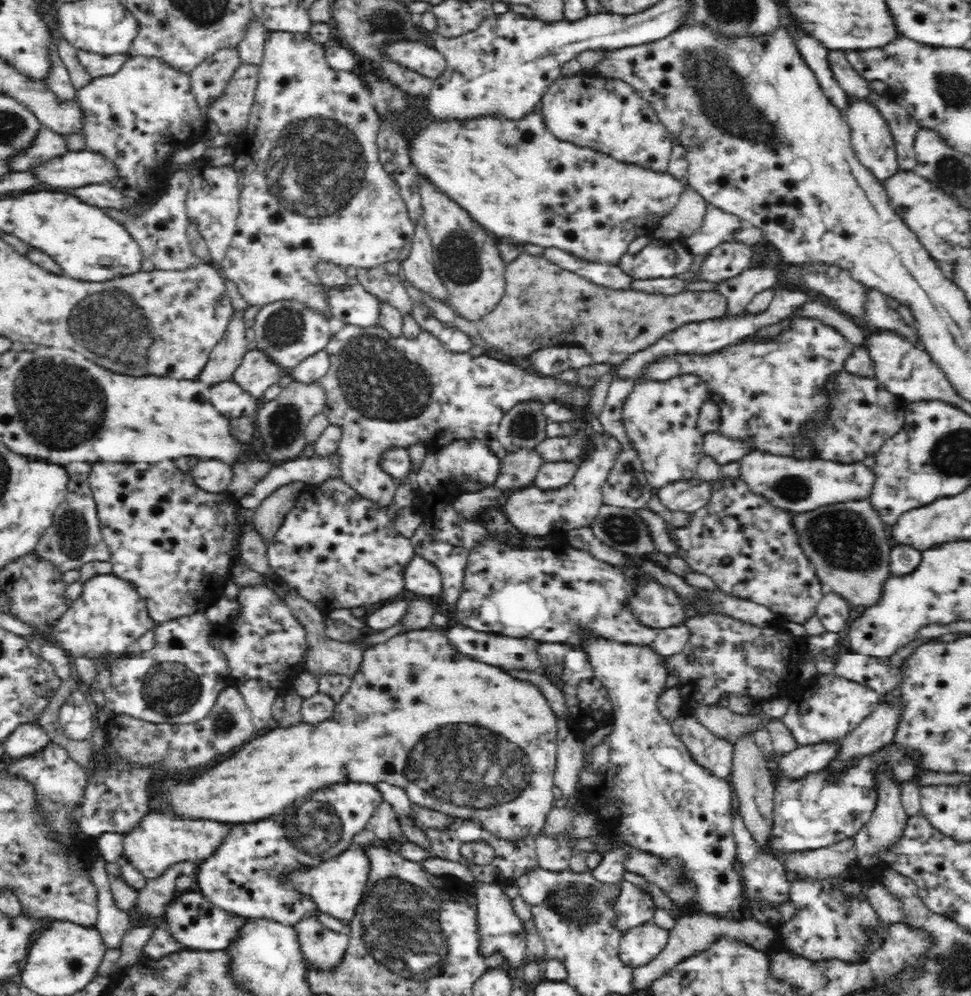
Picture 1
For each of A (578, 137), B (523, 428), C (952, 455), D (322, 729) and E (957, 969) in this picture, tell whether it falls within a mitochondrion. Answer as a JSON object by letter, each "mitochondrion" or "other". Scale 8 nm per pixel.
{"A":"other","B":"mitochondrion","C":"mitochondrion","D":"other","E":"mitochondrion"}

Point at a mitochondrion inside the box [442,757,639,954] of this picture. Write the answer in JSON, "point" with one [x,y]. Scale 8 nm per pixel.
{"point":[574,904]}

